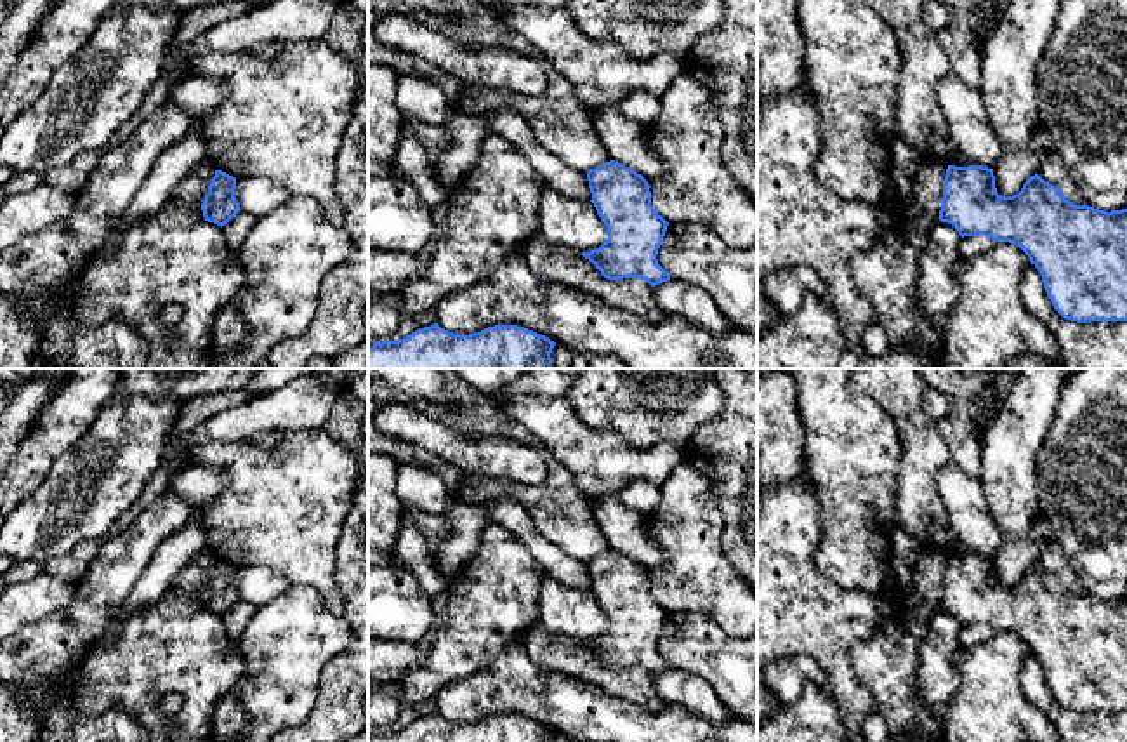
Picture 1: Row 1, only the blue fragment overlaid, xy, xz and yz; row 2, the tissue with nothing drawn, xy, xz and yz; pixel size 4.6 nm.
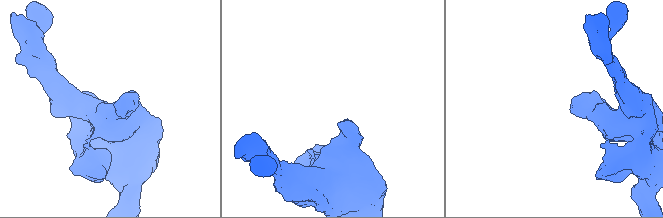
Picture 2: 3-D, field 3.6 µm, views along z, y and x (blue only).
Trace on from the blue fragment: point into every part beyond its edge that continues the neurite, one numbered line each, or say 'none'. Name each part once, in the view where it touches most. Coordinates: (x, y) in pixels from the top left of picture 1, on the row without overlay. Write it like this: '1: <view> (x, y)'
none

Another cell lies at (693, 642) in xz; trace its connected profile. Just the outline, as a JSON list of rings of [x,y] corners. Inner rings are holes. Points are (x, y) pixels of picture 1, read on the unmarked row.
[[[669,613],[656,648],[670,667],[703,678],[735,718],[757,725],[757,636],[729,636],[703,613]]]

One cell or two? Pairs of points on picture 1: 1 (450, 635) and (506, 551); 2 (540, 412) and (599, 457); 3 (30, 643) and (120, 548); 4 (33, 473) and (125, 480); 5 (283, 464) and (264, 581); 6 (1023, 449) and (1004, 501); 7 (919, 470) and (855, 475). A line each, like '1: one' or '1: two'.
1: one
2: one
3: one
4: two
5: two
6: one
7: two

